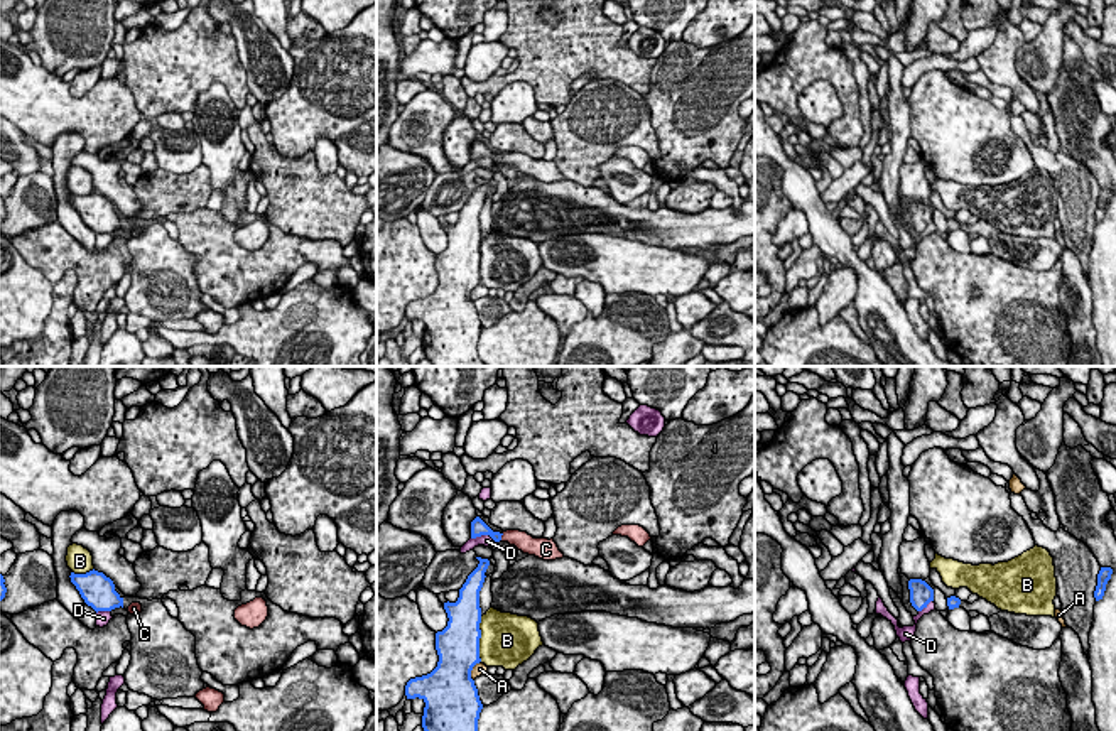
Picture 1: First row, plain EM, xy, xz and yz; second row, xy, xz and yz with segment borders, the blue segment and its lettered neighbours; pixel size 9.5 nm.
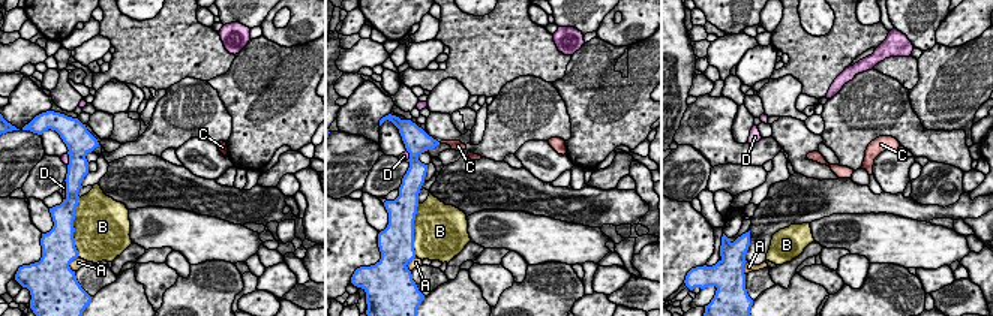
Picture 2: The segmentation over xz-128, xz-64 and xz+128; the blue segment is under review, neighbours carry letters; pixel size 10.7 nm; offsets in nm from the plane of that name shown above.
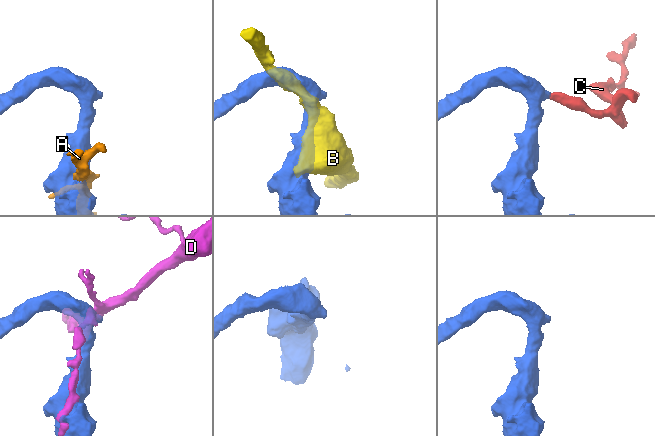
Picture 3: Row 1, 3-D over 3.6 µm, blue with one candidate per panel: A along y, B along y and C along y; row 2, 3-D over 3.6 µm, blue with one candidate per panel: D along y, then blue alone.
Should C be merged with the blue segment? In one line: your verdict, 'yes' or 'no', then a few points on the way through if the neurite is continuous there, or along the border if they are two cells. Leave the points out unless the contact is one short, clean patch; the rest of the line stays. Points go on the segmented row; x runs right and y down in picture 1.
yes; runs through xz (478, 527), (500, 537), (517, 537), (522, 541)

